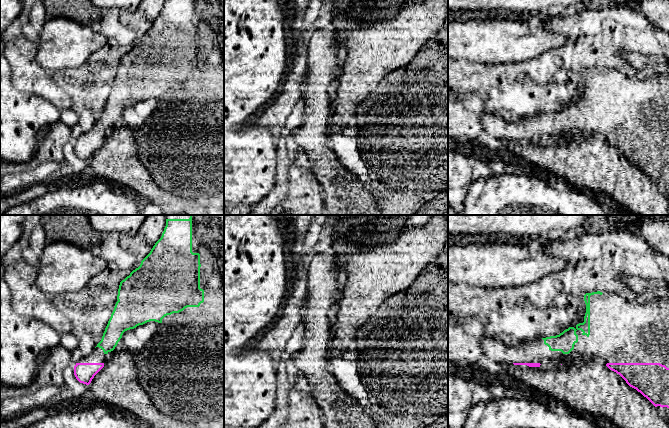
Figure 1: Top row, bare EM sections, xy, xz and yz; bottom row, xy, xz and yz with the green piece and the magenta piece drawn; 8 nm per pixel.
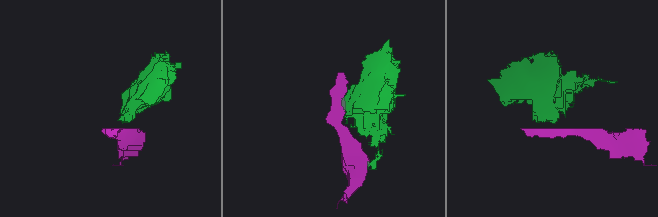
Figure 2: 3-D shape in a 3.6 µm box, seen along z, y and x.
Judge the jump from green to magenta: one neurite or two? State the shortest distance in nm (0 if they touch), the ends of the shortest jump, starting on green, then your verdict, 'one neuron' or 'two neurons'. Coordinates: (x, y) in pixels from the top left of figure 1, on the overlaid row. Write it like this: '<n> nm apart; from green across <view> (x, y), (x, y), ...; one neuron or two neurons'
80 nm apart; from green across xy (104, 353), (103, 363); one neuron

